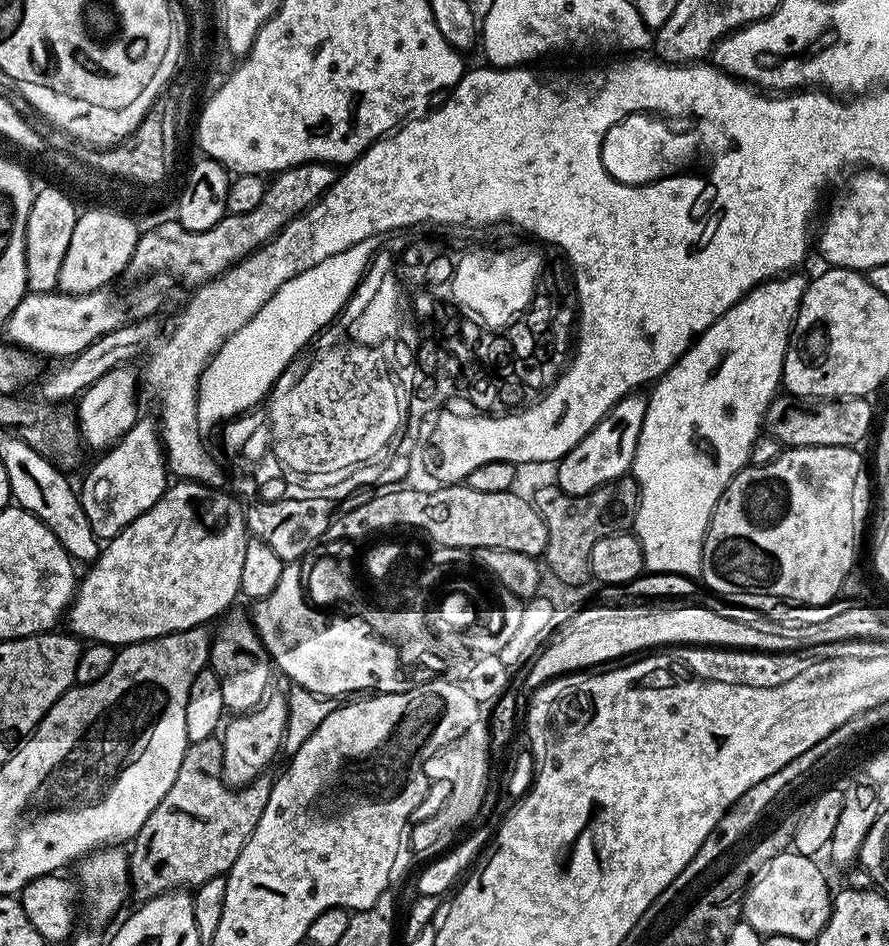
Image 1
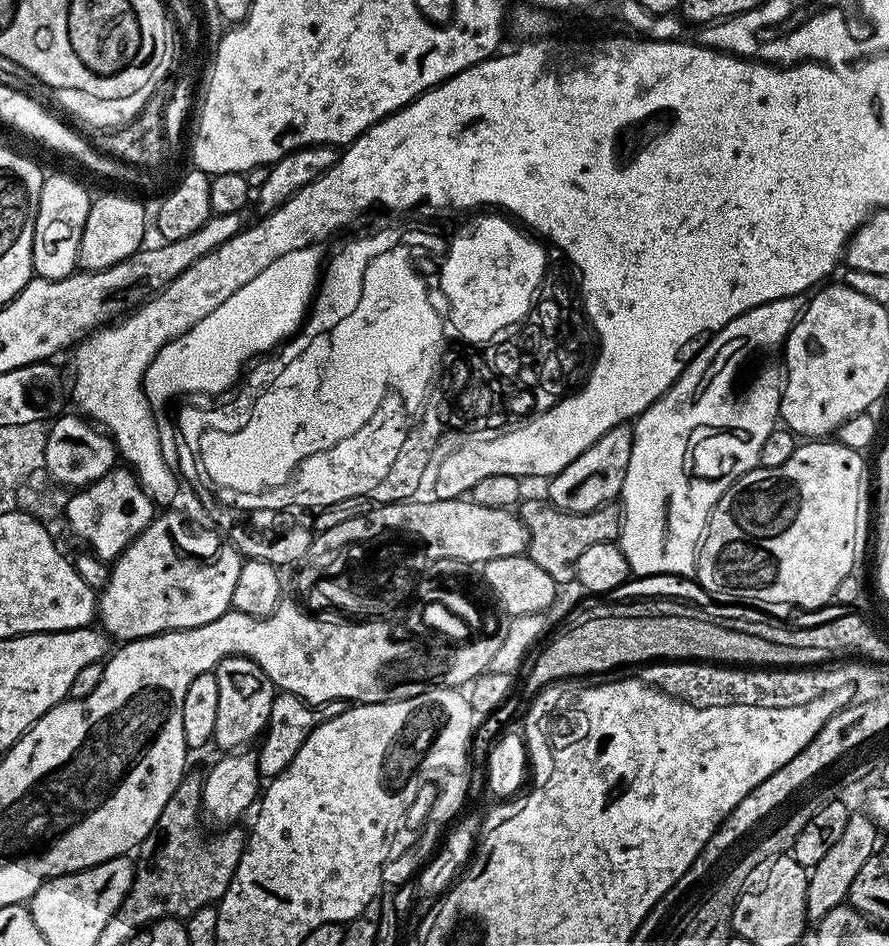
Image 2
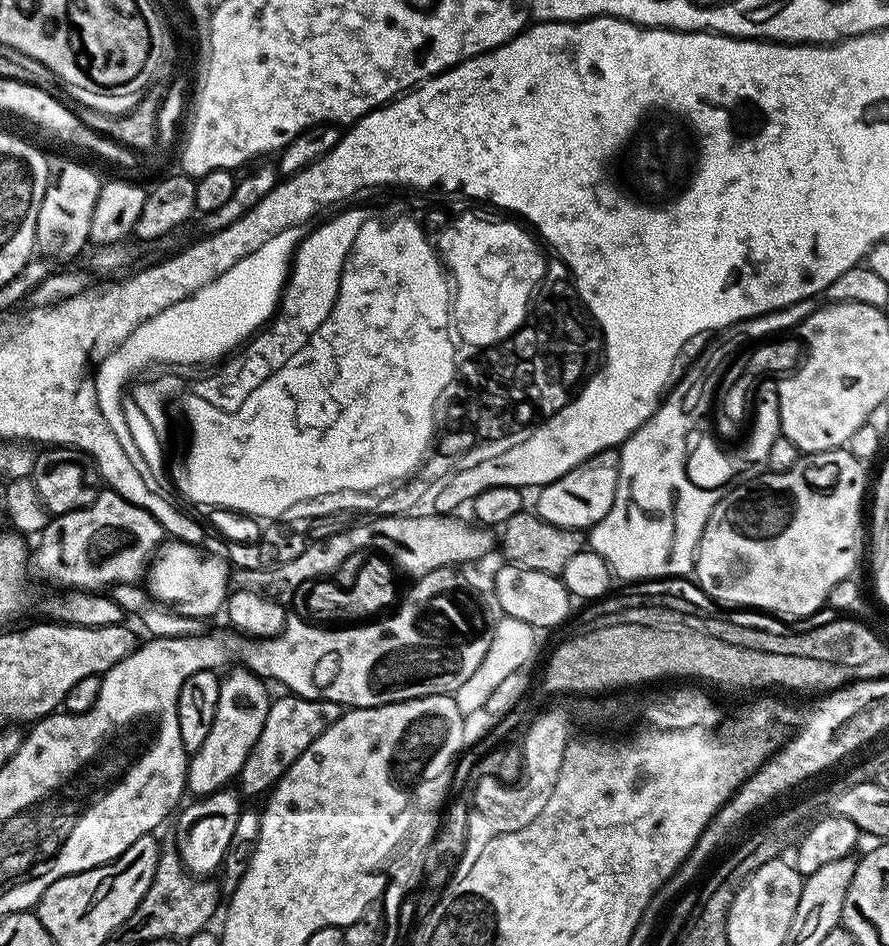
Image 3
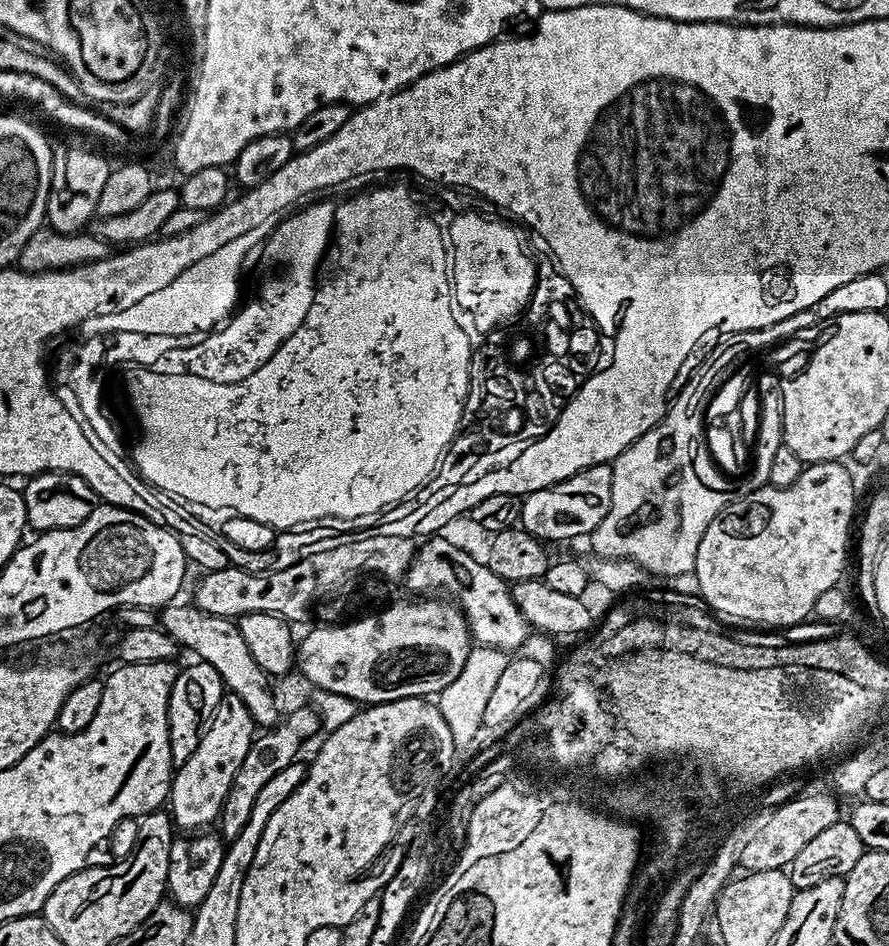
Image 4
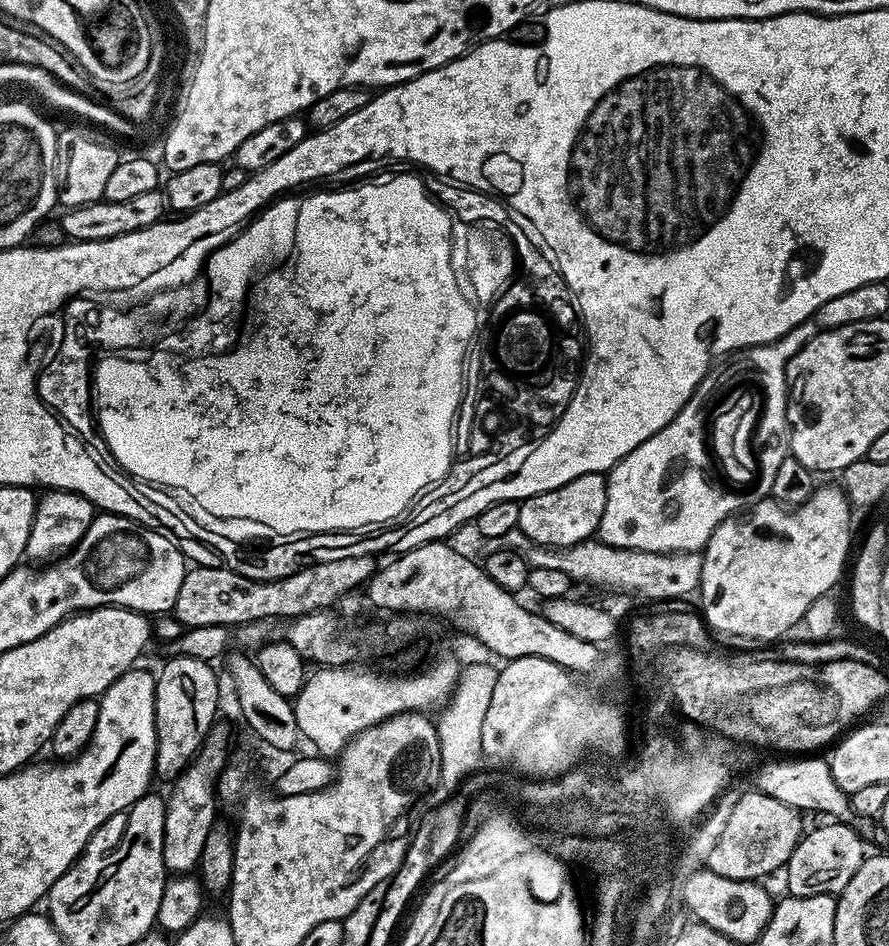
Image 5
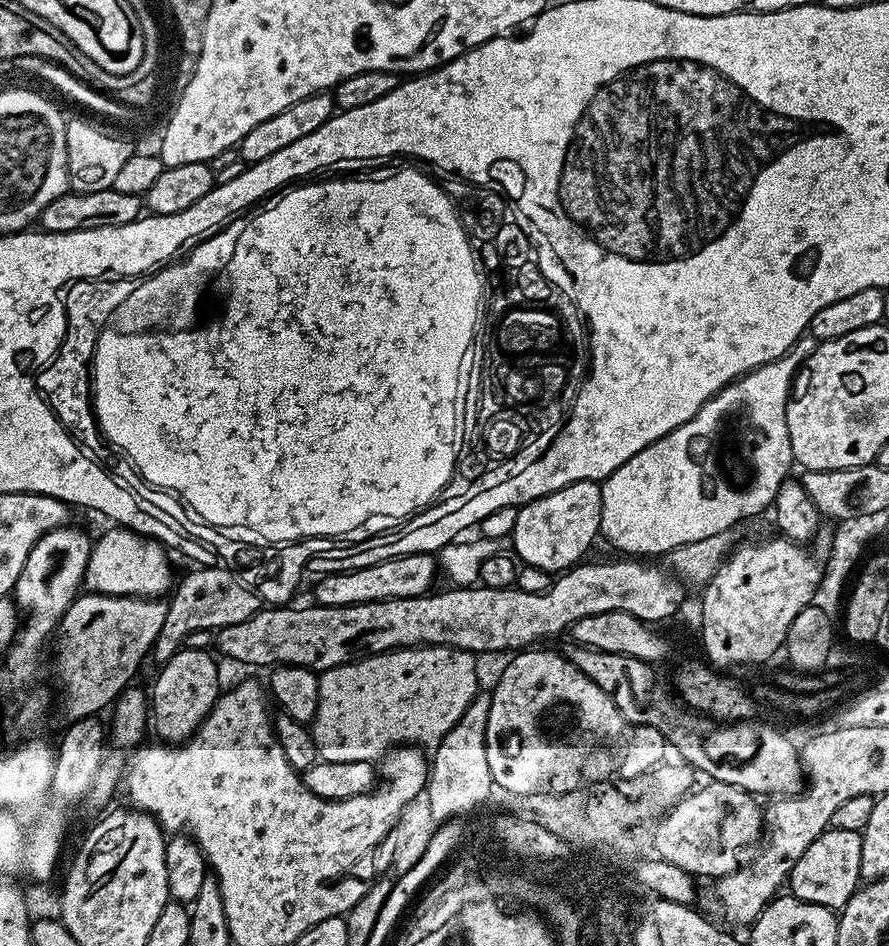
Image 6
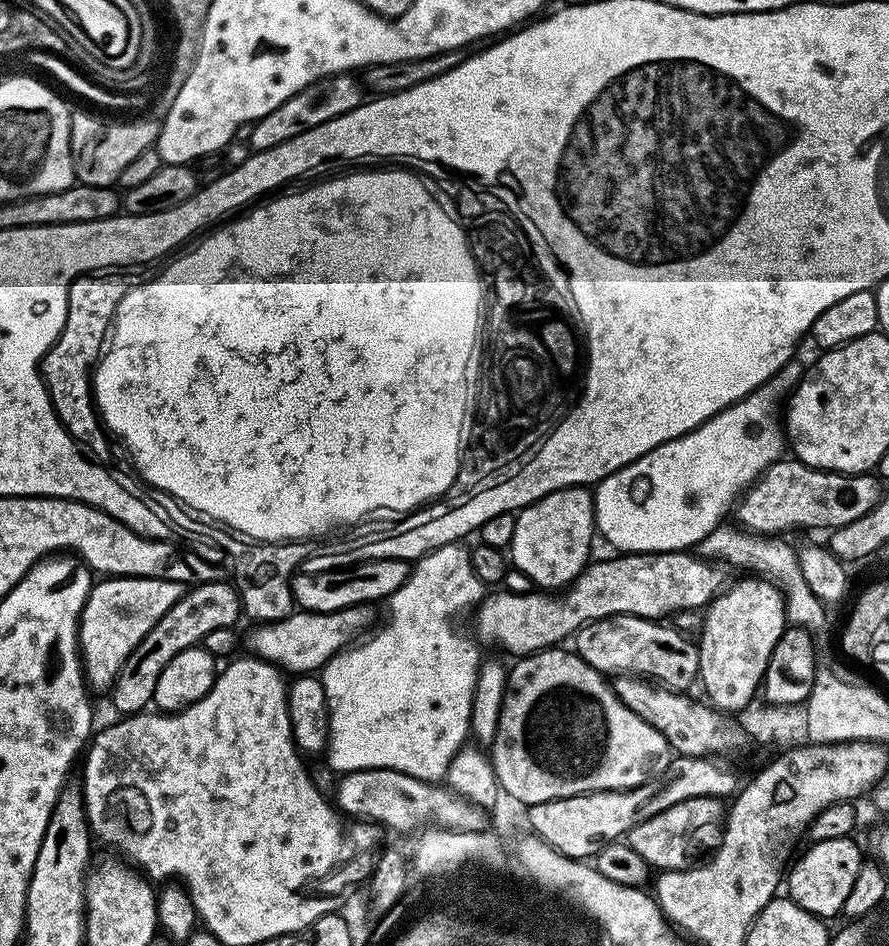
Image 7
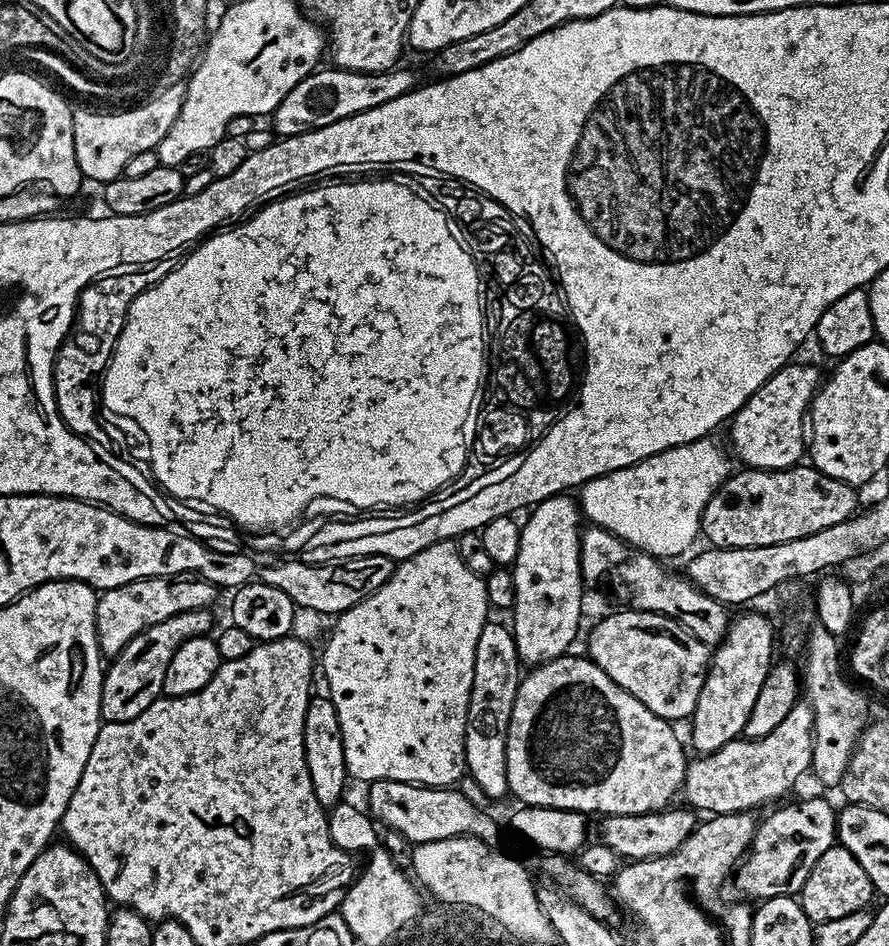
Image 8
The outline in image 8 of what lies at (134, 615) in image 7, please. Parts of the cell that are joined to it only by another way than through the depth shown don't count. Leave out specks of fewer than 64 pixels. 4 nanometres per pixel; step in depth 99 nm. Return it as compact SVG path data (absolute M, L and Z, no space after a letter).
M151 576L126 582L126 586L103 589L96 601L96 637L101 657L116 656L138 633L158 622L166 622L166 618L174 618L174 614L182 614L191 608L208 608L216 595L216 585L205 580L166 576Z

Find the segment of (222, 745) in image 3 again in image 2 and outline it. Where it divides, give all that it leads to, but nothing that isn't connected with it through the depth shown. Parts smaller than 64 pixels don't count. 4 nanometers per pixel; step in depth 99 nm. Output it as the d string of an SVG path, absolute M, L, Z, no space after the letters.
M228 656L214 669L218 682L218 710L212 723L212 740L220 750L240 750L268 727L270 710L277 694L272 679L253 660Z

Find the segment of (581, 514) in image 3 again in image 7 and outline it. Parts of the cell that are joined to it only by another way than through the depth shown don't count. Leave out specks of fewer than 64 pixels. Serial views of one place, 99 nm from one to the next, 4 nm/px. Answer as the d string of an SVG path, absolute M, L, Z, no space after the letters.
M584 486L554 490L516 512L514 538L510 545L511 567L522 570L522 574L526 574L526 578L530 578L537 589L563 590L569 584L575 584L580 571L588 567L592 536L596 535L596 501L593 493Z

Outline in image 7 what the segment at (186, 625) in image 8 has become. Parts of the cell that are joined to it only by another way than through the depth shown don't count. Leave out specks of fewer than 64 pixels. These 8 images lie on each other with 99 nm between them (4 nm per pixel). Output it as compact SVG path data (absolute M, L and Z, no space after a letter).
M217 578L208 584L189 587L184 597L174 602L170 610L166 610L158 626L154 626L154 630L150 630L150 634L146 634L146 638L142 638L138 646L134 646L130 658L126 658L122 670L117 674L110 689L112 704L120 714L142 712L152 704L158 674L166 670L166 662L170 662L174 654L187 648L197 647L210 634L210 630L233 627L237 623L235 620L241 619L240 593L233 585L231 588L230 585L223 584L222 580Z

